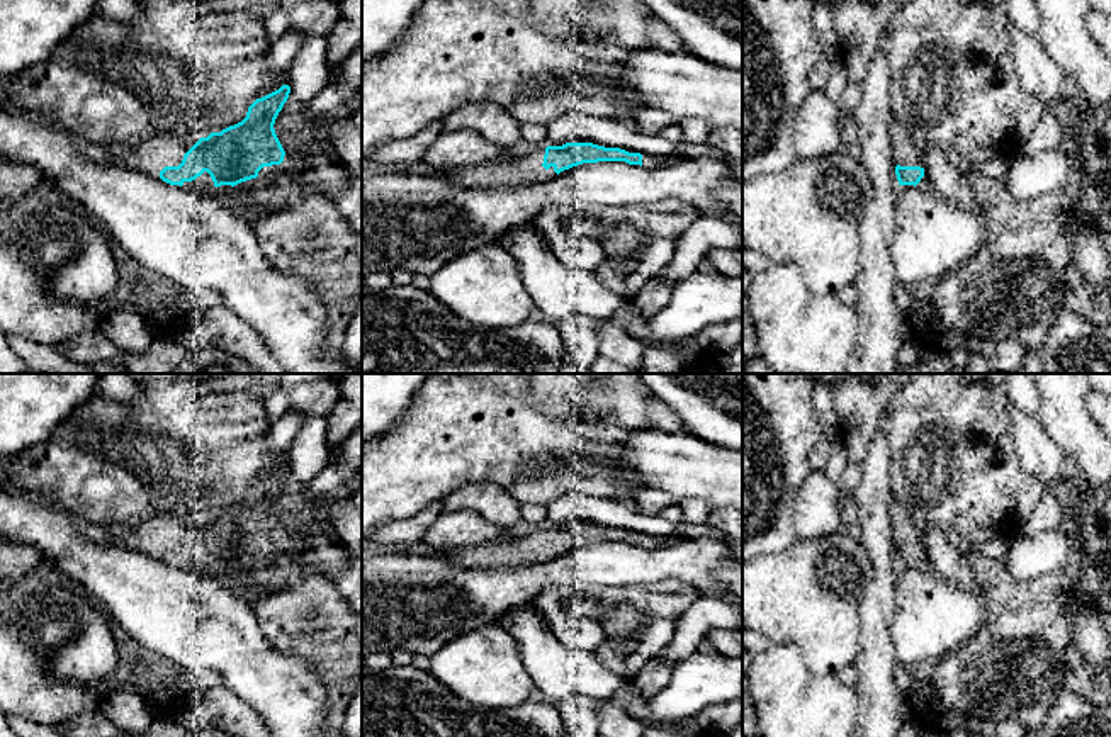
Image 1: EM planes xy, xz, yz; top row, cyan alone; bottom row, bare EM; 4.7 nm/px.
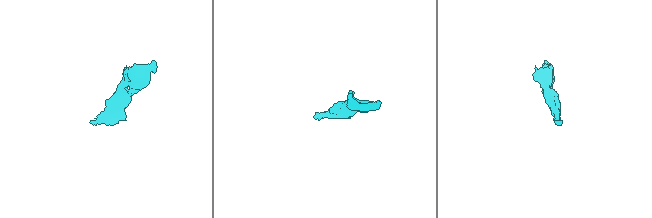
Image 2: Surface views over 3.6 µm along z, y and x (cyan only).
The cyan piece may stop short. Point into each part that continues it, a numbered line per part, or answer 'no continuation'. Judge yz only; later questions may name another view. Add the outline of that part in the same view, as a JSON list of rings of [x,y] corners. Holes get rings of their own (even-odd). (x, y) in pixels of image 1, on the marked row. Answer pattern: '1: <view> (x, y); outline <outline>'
1: yz (906, 153); outline [[[895,121],[890,124],[890,146],[895,166],[924,168],[922,151],[914,144],[911,134]]]

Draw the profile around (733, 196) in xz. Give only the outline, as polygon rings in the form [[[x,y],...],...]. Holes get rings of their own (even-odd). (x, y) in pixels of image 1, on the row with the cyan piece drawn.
[[[724,156],[671,160],[664,166],[640,166],[625,161],[583,163],[540,183],[498,188],[464,188],[445,177],[413,170],[381,170],[362,180],[362,278],[369,273],[406,270],[430,277],[448,262],[481,246],[498,243],[523,226],[535,226],[547,207],[578,214],[617,205],[657,204],[678,199],[707,209],[727,205],[742,217],[742,182],[730,175]]]

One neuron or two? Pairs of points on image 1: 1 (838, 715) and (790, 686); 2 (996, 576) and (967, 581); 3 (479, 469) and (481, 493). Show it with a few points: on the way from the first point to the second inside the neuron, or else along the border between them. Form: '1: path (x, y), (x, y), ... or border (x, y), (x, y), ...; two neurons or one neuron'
1: path (826, 715), (819, 715), (802, 698); one neuron
2: border (969, 559), (974, 588); two neurons
3: border (444, 498), (469, 484), (495, 483), (517, 501); two neurons

